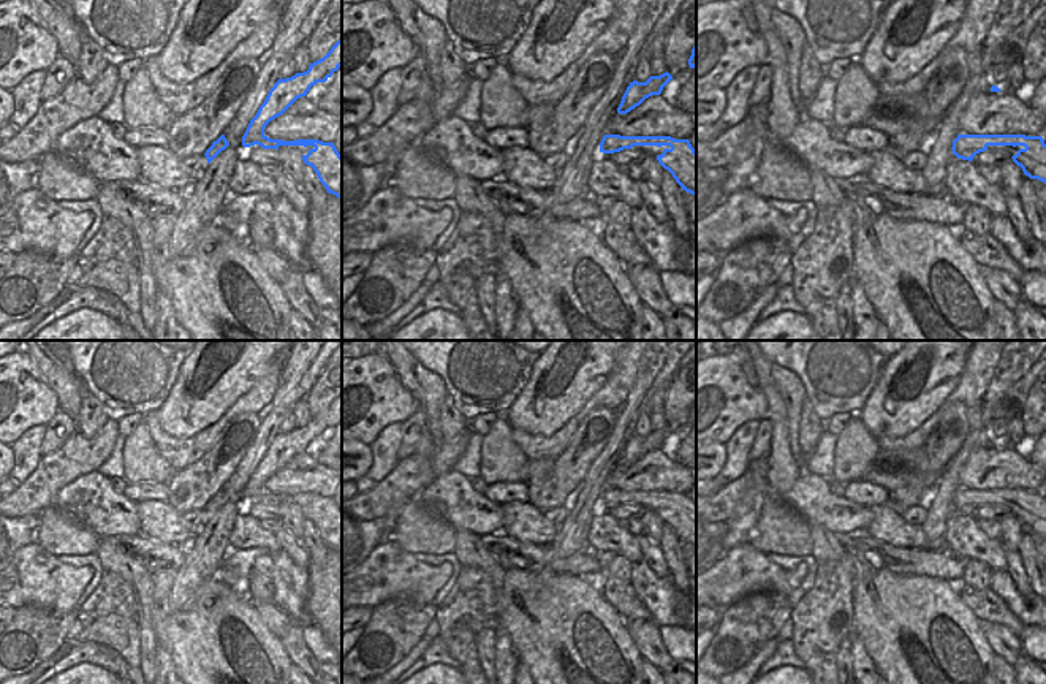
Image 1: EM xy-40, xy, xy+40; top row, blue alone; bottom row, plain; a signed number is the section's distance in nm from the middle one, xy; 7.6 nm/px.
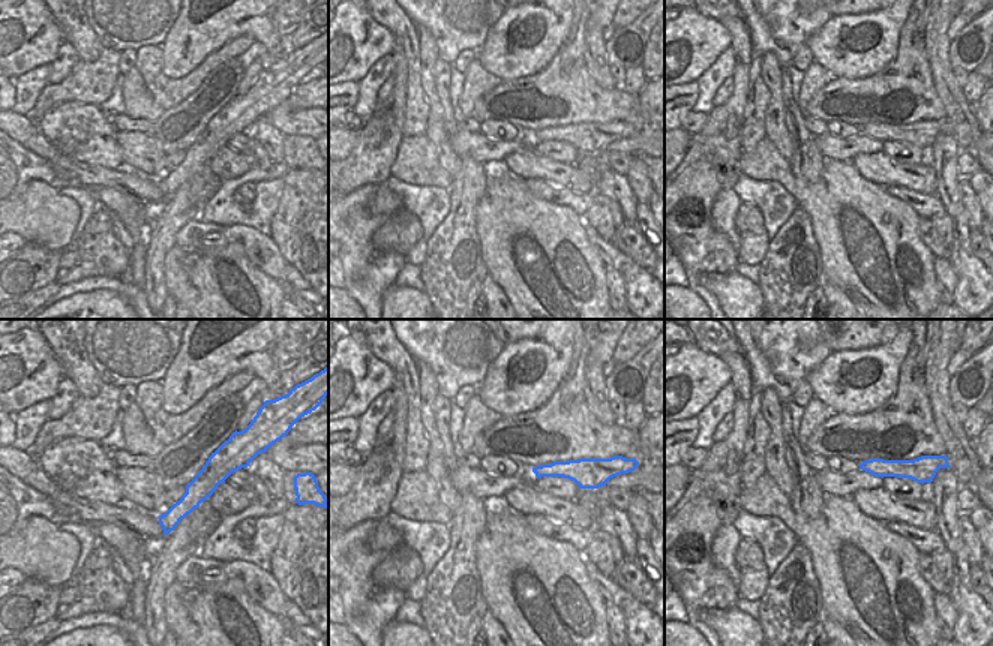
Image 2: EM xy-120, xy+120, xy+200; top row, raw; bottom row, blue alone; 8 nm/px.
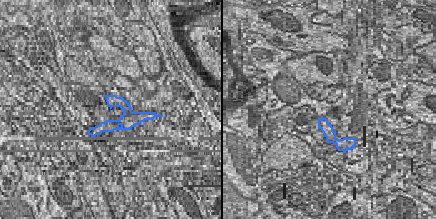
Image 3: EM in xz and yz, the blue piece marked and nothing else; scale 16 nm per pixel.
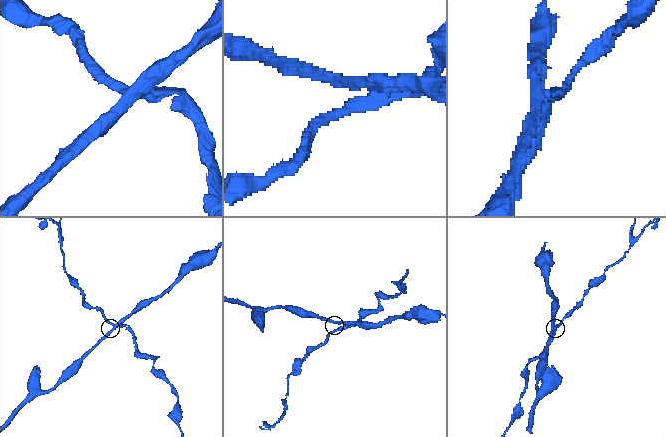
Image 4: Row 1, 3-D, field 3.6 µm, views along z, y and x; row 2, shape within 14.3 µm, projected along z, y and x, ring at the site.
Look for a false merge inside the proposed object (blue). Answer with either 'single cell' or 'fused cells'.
fused cells

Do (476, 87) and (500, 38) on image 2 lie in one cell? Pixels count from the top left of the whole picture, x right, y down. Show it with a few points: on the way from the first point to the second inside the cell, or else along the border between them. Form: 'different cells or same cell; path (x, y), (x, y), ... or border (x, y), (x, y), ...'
different cells; border (477, 56), (479, 62), (501, 80)

